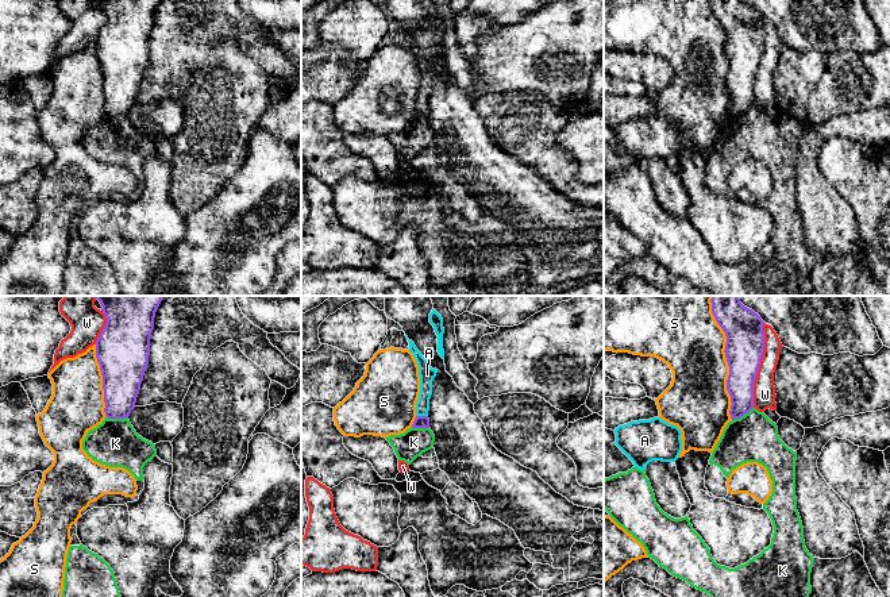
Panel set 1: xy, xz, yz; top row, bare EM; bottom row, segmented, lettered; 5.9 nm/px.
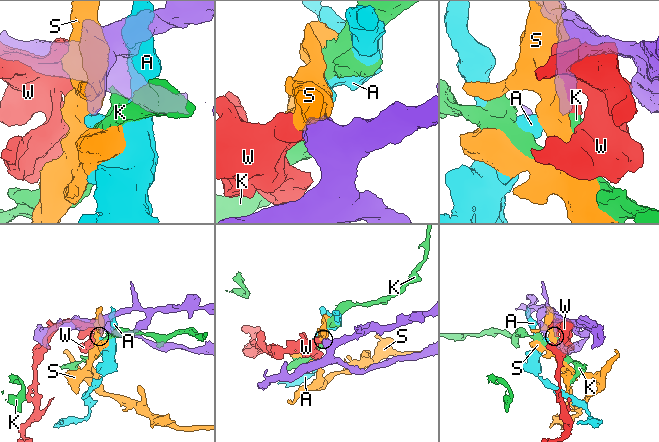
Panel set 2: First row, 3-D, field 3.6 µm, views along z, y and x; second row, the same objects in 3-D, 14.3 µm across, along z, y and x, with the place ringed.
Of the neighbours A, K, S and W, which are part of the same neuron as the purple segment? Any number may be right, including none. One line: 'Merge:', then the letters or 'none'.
Merge: none

